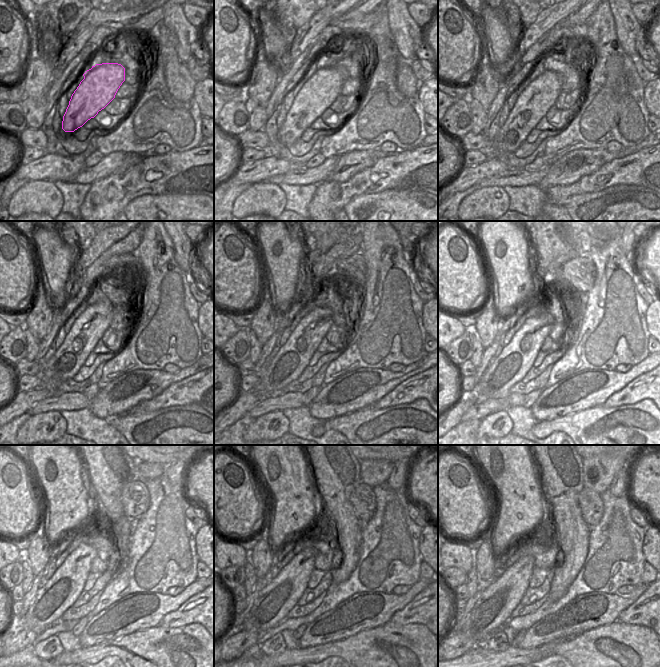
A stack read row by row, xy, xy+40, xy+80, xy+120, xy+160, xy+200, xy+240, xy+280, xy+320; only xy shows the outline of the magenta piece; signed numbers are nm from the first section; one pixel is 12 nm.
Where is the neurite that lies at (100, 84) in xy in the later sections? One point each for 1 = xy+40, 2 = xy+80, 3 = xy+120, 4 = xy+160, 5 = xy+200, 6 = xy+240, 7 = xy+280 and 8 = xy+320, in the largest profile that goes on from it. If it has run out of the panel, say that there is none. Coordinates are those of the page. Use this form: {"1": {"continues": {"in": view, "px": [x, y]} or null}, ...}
{"1": {"continues": {"in": "xy+40", "px": [324, 85]}}, "2": {"continues": {"in": "xy+80", "px": [533, 103]}}, "3": {"continues": {"in": "xy+120", "px": [90, 326]}}, "4": {"continues": {"in": "xy+160", "px": [292, 358]}}, "5": {"continues": {"in": "xy+200", "px": [513, 363]}}, "6": {"continues": {"in": "xy+240", "px": [61, 591]}}, "7": {"continues": {"in": "xy+280", "px": [274, 602]}}, "8": {"continues": {"in": "xy+320", "px": [492, 610]}}}

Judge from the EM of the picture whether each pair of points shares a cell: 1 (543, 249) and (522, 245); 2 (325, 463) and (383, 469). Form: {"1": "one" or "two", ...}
{"1": "two", "2": "two"}

